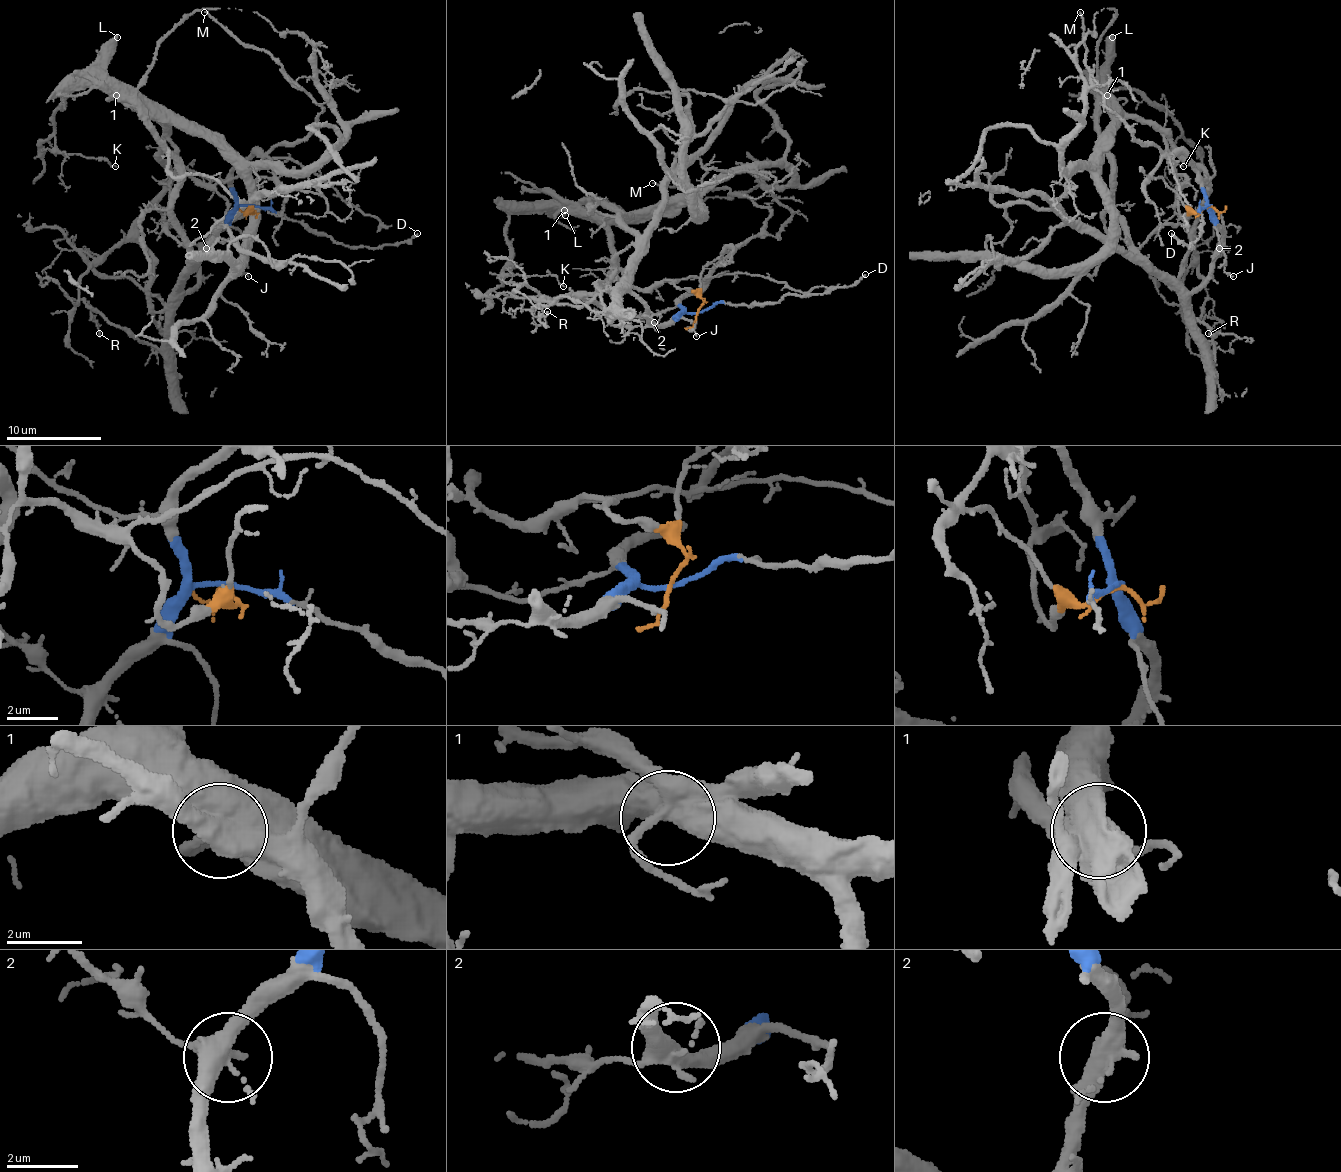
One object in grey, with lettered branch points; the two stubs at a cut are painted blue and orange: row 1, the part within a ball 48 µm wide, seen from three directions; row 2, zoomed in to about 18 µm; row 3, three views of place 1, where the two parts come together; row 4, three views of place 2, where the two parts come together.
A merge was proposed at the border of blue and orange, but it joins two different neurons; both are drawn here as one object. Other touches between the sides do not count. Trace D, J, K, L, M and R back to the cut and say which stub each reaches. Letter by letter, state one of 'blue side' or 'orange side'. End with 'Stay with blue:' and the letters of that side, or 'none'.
D: blue side
J: blue side
K: orange side
L: orange side
M: blue side
R: blue side
Stay with blue: D, J, M, R

